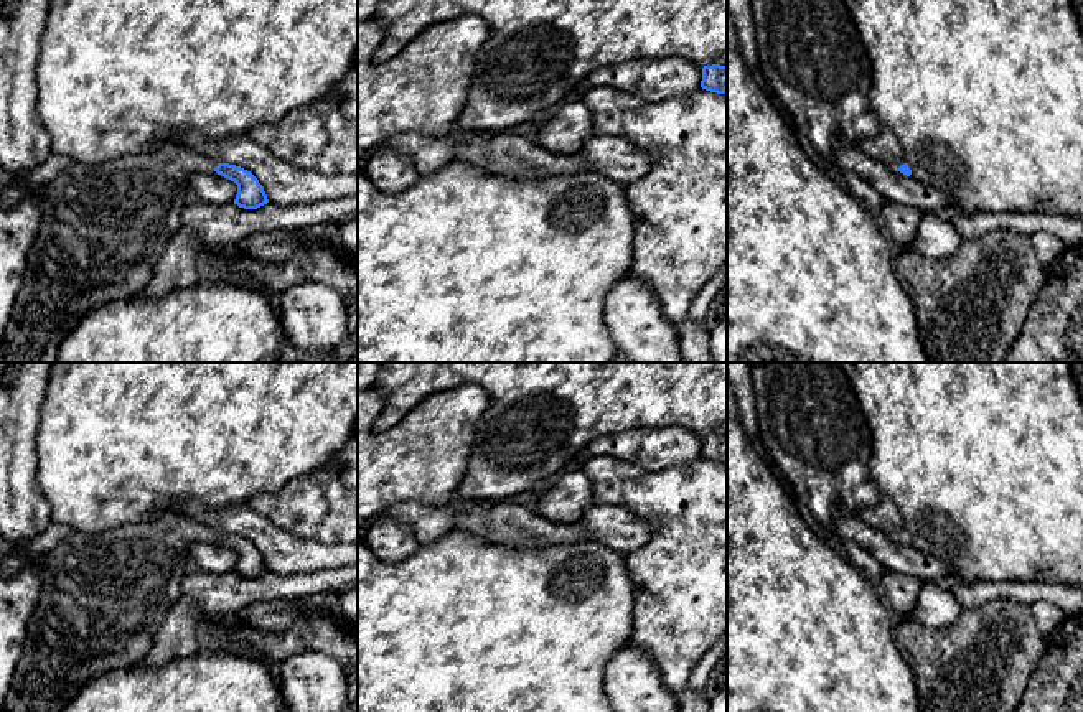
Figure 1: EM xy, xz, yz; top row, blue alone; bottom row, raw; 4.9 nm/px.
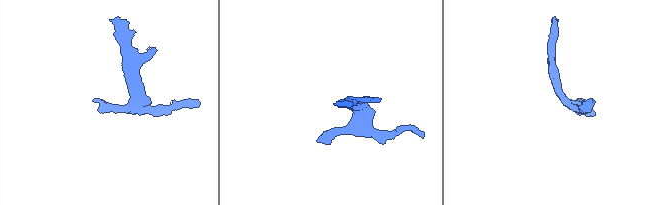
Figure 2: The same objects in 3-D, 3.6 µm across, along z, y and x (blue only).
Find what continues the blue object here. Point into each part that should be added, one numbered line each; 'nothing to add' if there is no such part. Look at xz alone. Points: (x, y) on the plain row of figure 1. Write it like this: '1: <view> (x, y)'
nothing to add

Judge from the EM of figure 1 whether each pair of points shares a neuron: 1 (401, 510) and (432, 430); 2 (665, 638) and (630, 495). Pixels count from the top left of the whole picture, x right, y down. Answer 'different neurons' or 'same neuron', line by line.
1: different neurons
2: same neuron

